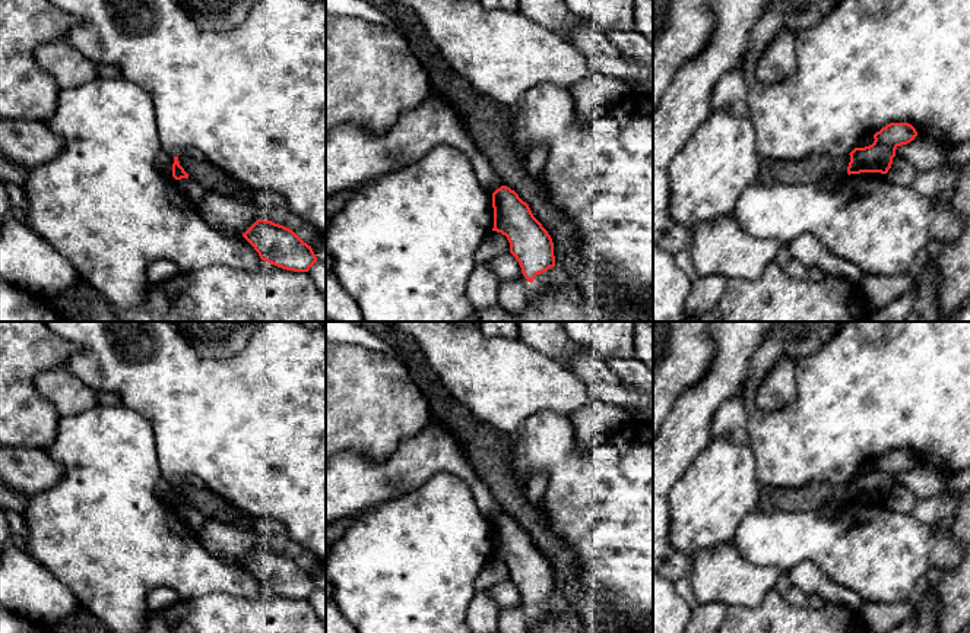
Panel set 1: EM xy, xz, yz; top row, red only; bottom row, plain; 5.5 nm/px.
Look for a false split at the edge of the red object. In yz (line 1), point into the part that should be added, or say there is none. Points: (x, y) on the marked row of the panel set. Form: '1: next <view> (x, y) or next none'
1: next none

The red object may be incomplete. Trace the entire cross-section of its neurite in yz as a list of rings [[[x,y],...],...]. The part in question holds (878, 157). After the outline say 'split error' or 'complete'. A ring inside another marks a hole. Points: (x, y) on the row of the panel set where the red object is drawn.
[[[890,123],[874,134],[874,143],[865,148],[855,148],[850,155],[847,174],[881,173],[891,168],[895,149],[907,145],[917,136],[916,129],[909,123]]]; complete

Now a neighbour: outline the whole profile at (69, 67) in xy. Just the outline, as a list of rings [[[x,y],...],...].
[[[66,39],[41,44],[35,48],[34,56],[60,89],[82,86],[98,77],[96,64]]]

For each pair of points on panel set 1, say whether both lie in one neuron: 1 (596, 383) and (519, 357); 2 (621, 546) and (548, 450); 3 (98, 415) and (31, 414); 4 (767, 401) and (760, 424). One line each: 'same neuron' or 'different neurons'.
1: different neurons
2: same neuron
3: different neurons
4: different neurons

